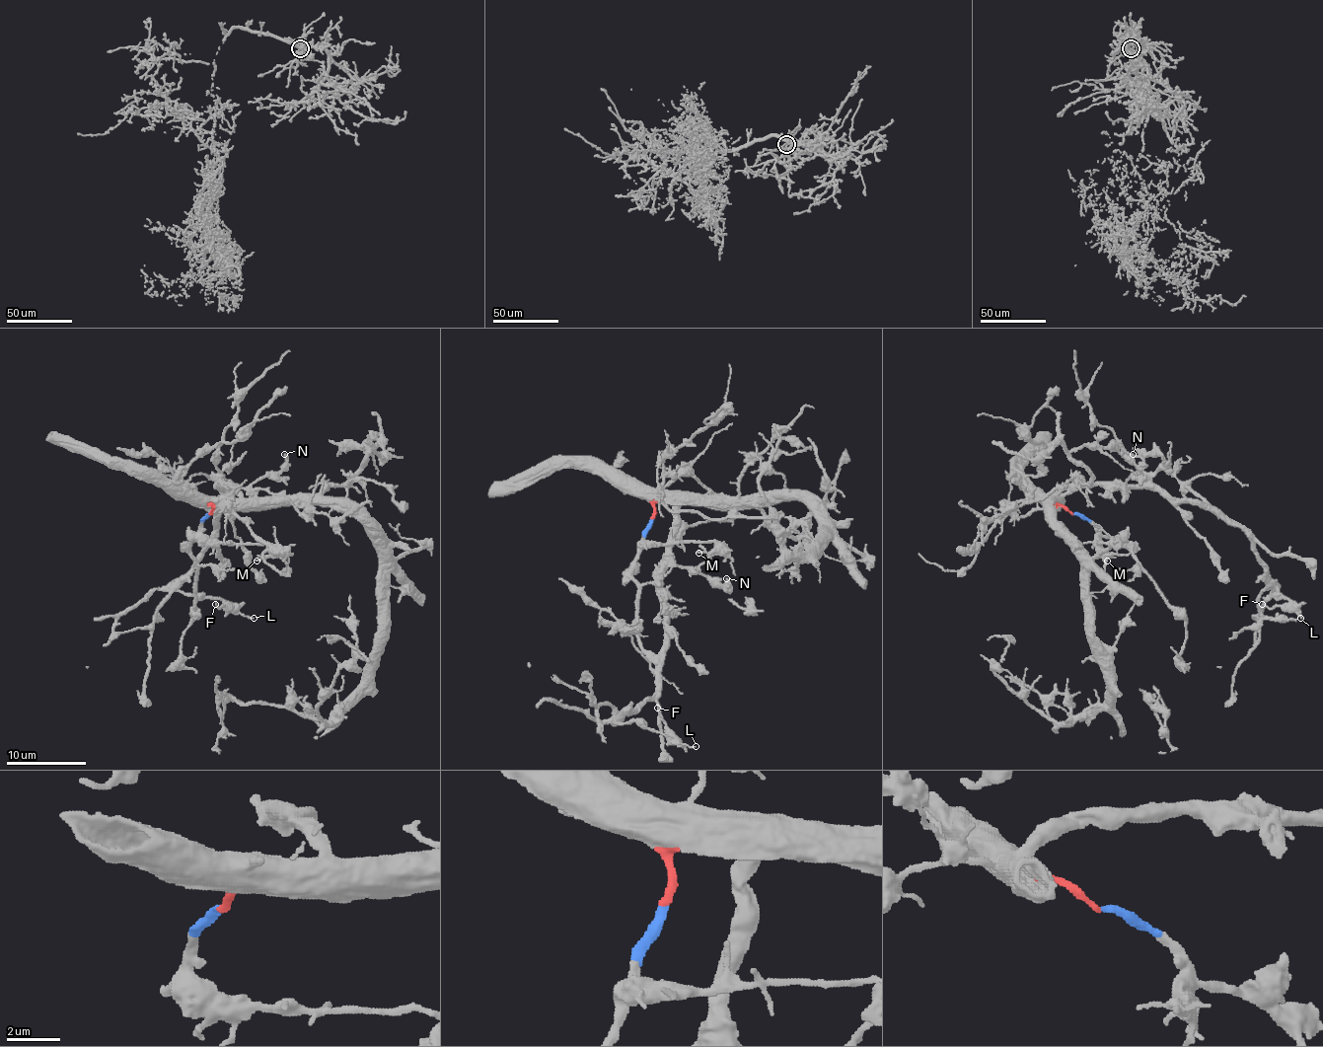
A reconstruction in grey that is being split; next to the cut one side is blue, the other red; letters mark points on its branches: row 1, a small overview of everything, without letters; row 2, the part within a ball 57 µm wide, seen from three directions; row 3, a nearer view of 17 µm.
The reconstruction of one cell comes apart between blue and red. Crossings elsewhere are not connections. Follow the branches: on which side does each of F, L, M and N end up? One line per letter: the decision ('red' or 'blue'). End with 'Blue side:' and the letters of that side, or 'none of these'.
F: red
L: red
M: blue
N: red
Blue side: M

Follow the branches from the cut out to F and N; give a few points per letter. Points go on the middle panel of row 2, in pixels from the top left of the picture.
F: (652, 518), (656, 502), (682, 498), (664, 573), (660, 687), (620, 723), (664, 733), (658, 707)
N: (652, 518), (656, 502), (674, 502), (680, 496), (672, 558), (680, 565), (715, 577), (727, 587), (725, 577)

